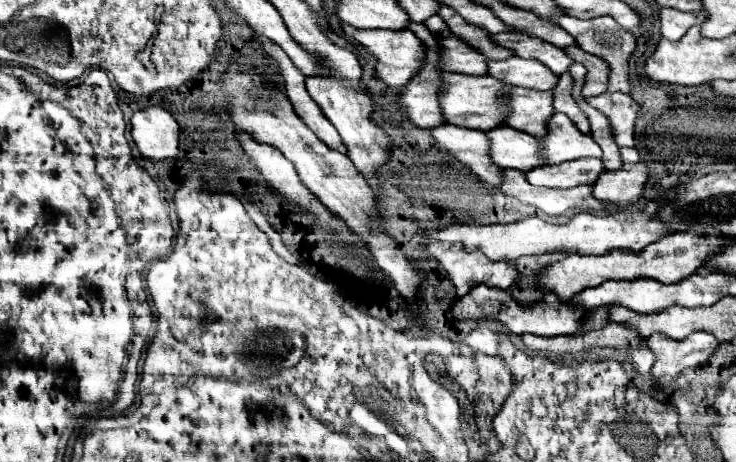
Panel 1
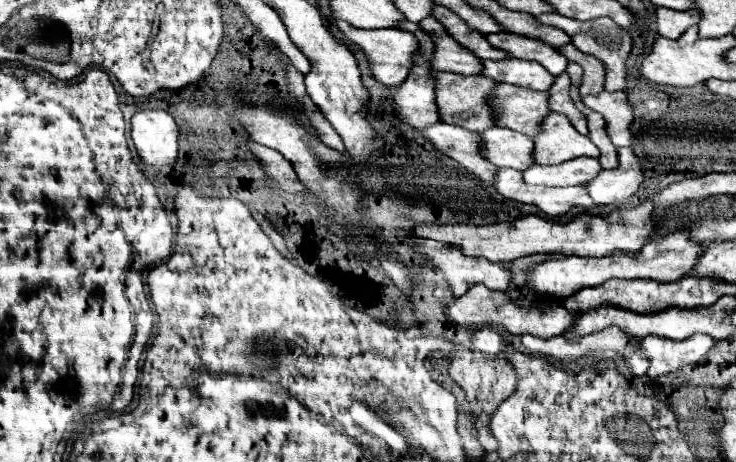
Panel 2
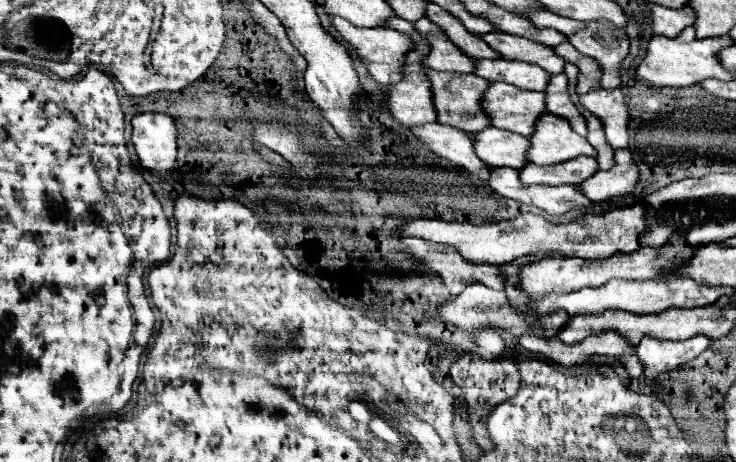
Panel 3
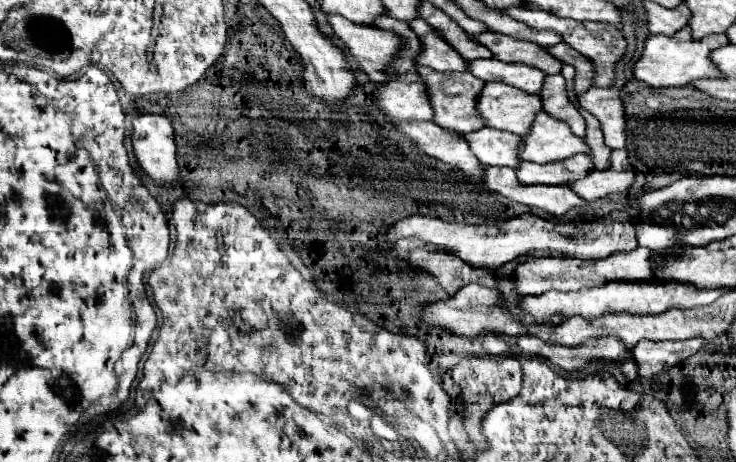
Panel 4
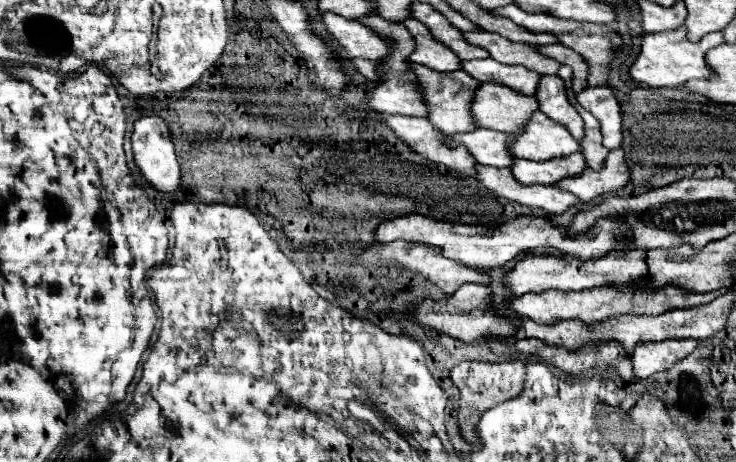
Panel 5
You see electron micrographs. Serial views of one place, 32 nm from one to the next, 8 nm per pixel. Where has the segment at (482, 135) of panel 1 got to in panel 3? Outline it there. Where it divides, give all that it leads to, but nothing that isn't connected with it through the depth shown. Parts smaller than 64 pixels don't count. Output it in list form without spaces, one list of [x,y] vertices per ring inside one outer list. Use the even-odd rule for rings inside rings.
[[[424,124],[410,128],[410,132],[420,138],[436,156],[450,160],[456,166],[462,166],[470,174],[476,174],[480,180],[488,182],[488,166],[476,156],[472,148],[472,134],[460,132],[458,128],[448,128],[444,124]]]

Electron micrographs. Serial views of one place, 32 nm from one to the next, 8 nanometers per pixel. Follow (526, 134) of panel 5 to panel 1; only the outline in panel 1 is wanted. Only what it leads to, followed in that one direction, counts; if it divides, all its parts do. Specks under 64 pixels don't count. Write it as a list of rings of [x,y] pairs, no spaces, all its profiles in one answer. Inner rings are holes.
[[[556,112],[548,122],[548,134],[540,138],[540,148],[548,164],[562,164],[576,158],[594,156],[600,158],[600,146],[592,136],[582,134],[568,116]]]

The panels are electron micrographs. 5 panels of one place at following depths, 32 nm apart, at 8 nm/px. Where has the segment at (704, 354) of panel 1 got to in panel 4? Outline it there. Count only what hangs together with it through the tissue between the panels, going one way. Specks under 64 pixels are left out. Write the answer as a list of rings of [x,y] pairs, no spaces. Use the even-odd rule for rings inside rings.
[[[692,338],[692,340],[666,340],[666,342],[654,342],[654,340],[640,340],[640,344],[634,348],[634,358],[638,364],[638,372],[642,378],[652,378],[668,368],[684,364],[690,356],[700,352],[706,346],[704,338]]]

